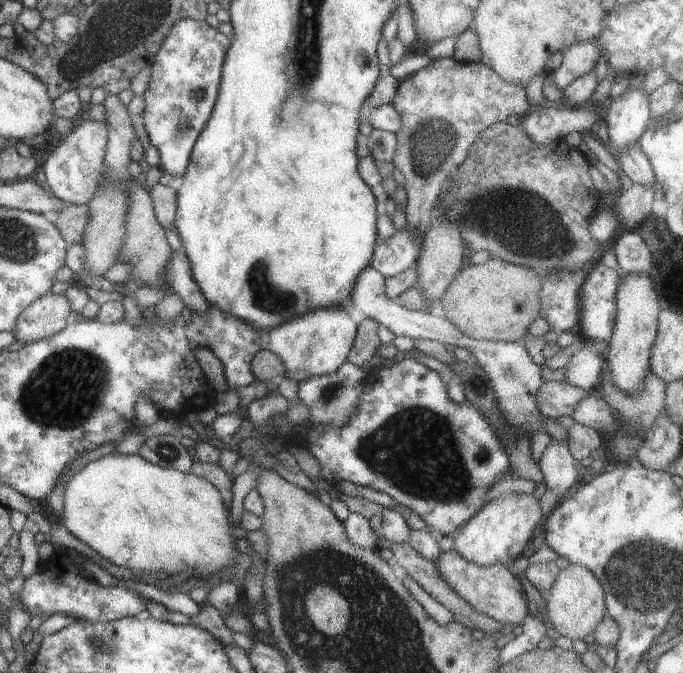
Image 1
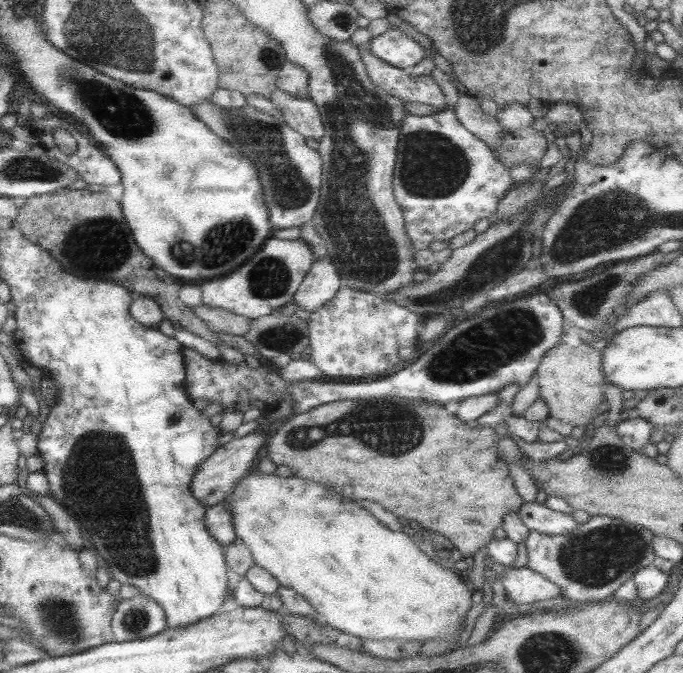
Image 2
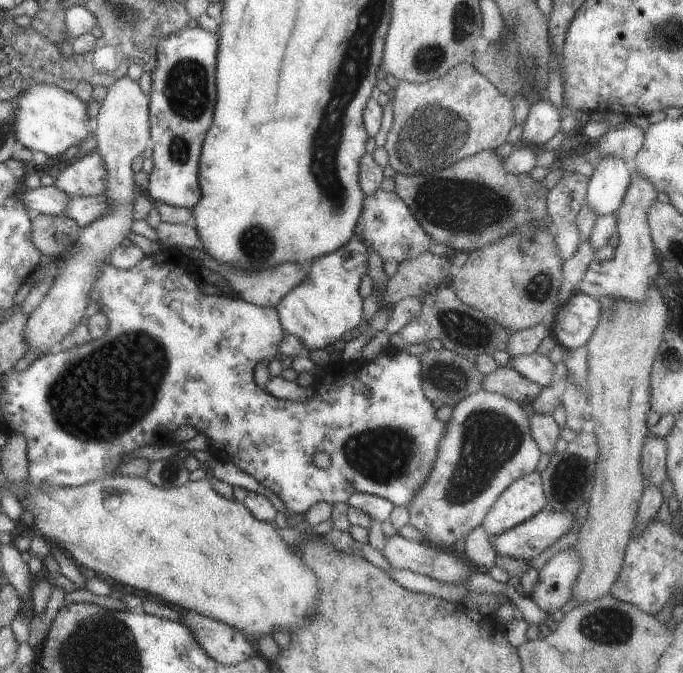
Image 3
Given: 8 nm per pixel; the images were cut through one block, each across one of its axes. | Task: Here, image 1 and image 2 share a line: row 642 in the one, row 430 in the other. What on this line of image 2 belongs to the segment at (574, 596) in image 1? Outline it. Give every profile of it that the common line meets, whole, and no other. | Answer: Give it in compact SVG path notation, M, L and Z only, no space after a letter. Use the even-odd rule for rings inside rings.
M583 342L578 345L560 343L550 349L535 370L541 400L549 408L549 416L564 423L564 430L579 424L586 424L598 406L604 402L606 385L601 369L602 353L600 347Z

